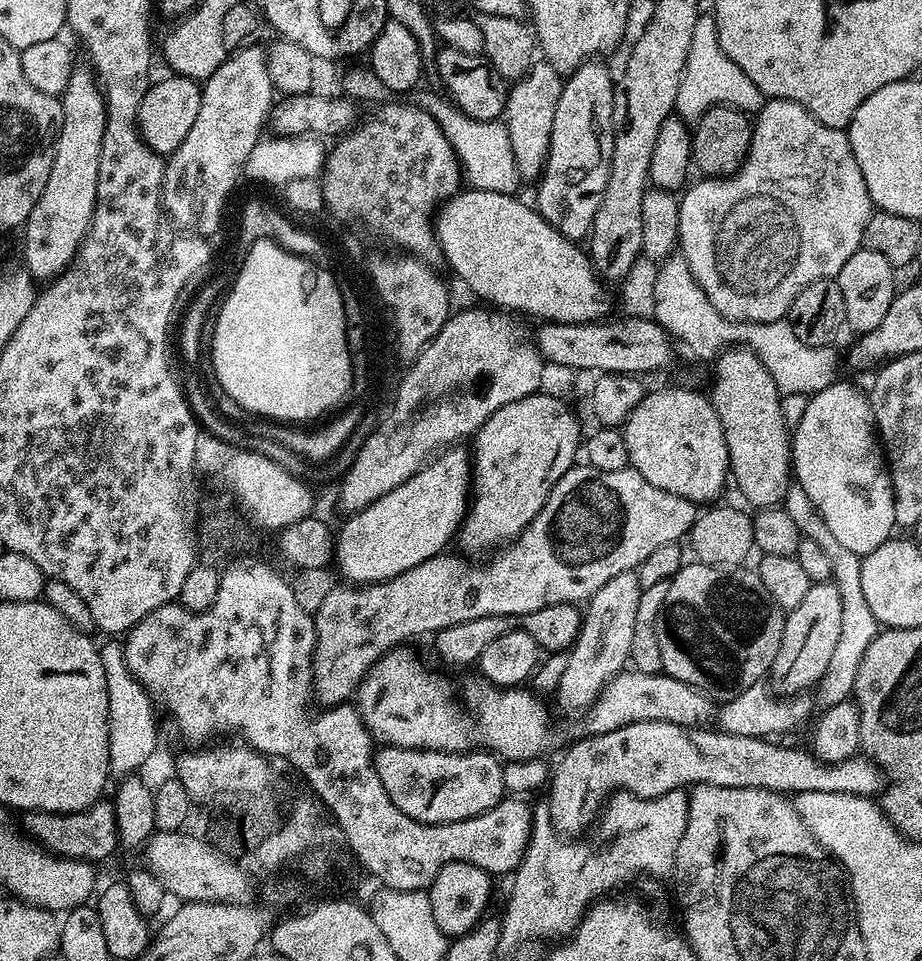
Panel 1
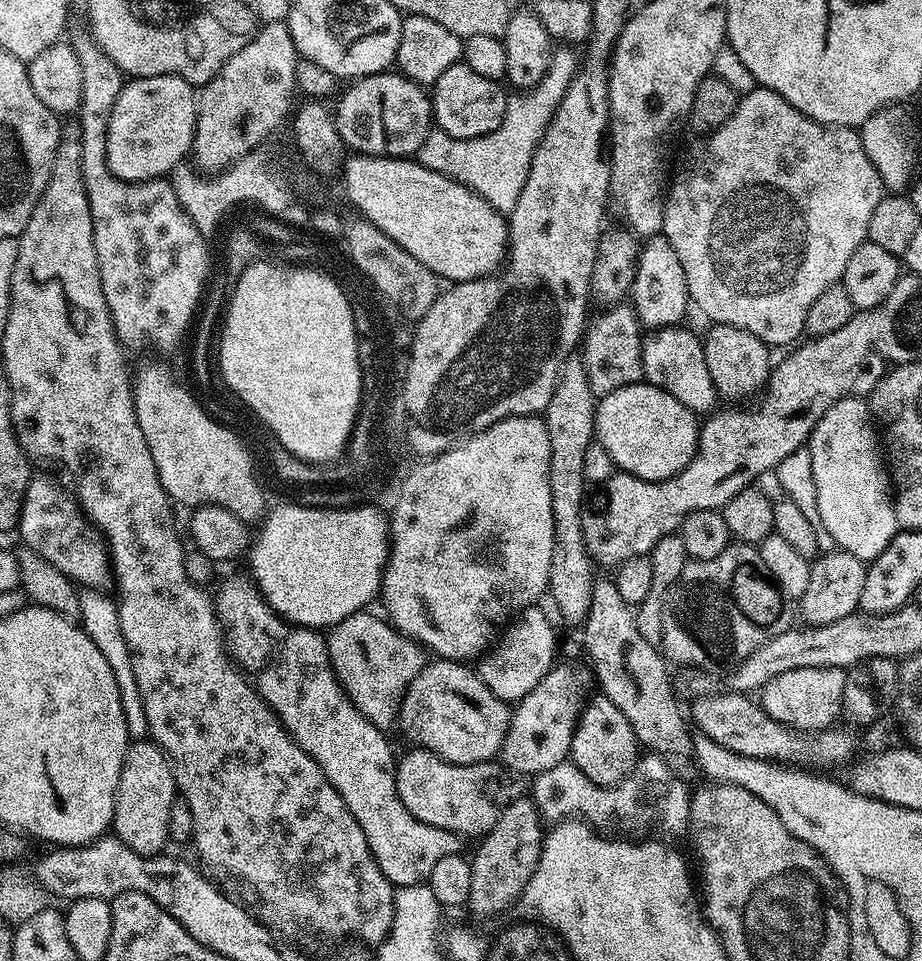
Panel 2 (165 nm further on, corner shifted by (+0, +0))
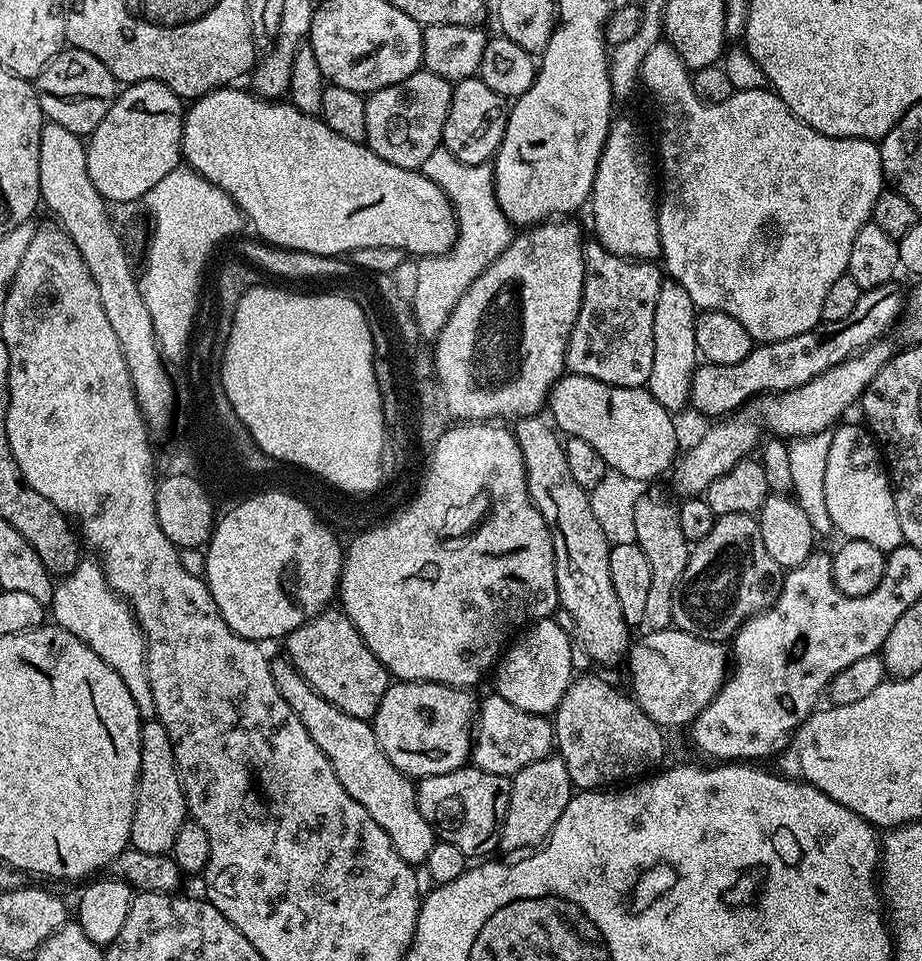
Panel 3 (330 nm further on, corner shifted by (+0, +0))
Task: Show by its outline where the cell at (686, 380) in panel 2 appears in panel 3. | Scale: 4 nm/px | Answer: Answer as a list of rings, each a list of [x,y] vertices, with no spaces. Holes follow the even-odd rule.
[[[889,282],[877,288],[867,289],[854,306],[854,314],[838,322],[829,320],[816,324],[806,334],[794,334],[794,338],[782,338],[769,344],[757,343],[742,362],[733,364],[701,363],[692,376],[691,407],[704,416],[724,418],[753,398],[765,394],[788,392],[818,378],[826,370],[846,362],[870,345],[883,341],[888,331],[897,327],[906,308],[906,296],[896,282]]]

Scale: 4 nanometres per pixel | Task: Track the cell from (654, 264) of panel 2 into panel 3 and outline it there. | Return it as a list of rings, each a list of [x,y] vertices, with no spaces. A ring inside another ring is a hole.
[[[668,278],[661,283],[654,310],[654,366],[646,385],[648,392],[667,412],[679,413],[679,408],[688,408],[692,394],[692,376],[698,367],[698,353],[694,326],[698,309],[696,303],[682,290],[674,279]]]

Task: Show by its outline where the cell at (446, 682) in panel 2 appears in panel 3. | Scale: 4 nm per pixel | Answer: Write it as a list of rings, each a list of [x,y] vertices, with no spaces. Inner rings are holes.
[[[425,680],[391,683],[370,721],[378,746],[398,771],[414,780],[463,767],[471,757],[471,726],[478,710],[472,694],[469,689]]]

